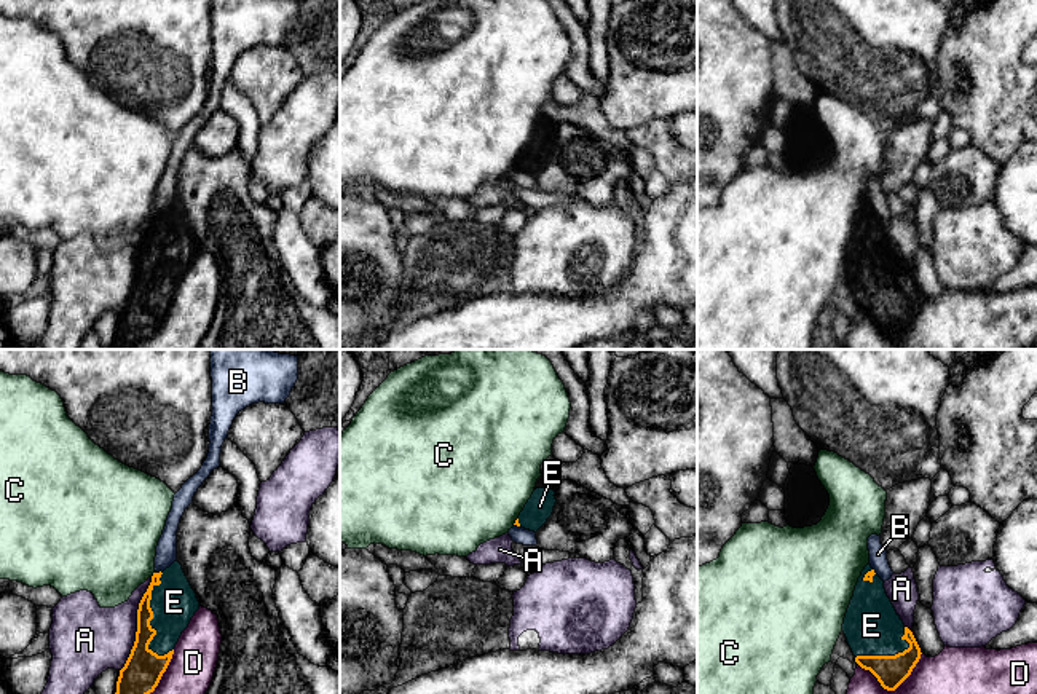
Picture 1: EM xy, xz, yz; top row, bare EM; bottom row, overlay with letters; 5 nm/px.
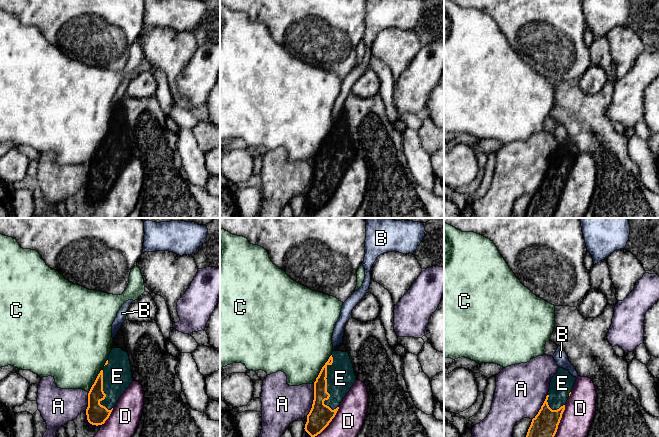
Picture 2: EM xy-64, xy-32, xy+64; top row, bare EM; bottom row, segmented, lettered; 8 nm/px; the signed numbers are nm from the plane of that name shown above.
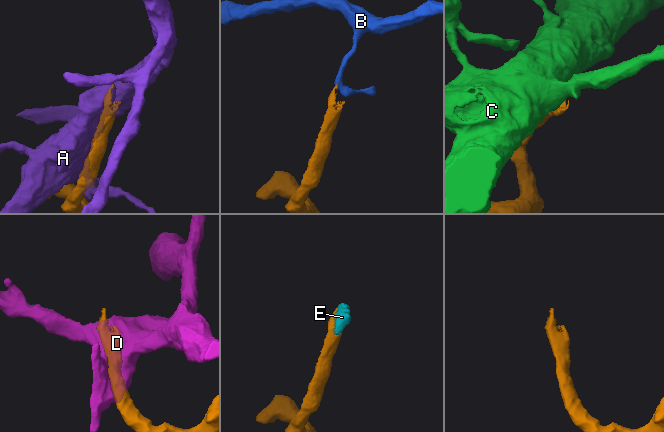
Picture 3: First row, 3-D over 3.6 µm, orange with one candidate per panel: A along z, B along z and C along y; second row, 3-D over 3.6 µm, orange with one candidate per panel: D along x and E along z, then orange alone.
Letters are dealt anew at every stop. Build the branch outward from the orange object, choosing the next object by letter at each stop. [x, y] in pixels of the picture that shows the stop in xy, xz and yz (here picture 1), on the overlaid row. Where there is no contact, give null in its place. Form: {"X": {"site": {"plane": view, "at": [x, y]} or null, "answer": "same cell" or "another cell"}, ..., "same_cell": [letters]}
{"A": {"site": {"plane": "xy", "at": [138, 624]}, "answer": "another cell"}, "B": {"site": {"plane": "xy", "at": [160, 571]}, "answer": "another cell"}, "C": {"site": {"plane": "xy", "at": [153, 575]}, "answer": "another cell"}, "D": {"site": {"plane": "yz", "at": [892, 690]}, "answer": "another cell"}, "E": {"site": {"plane": "xy", "at": [152, 615]}, "answer": "same cell"}, "same_cell": ["E"]}

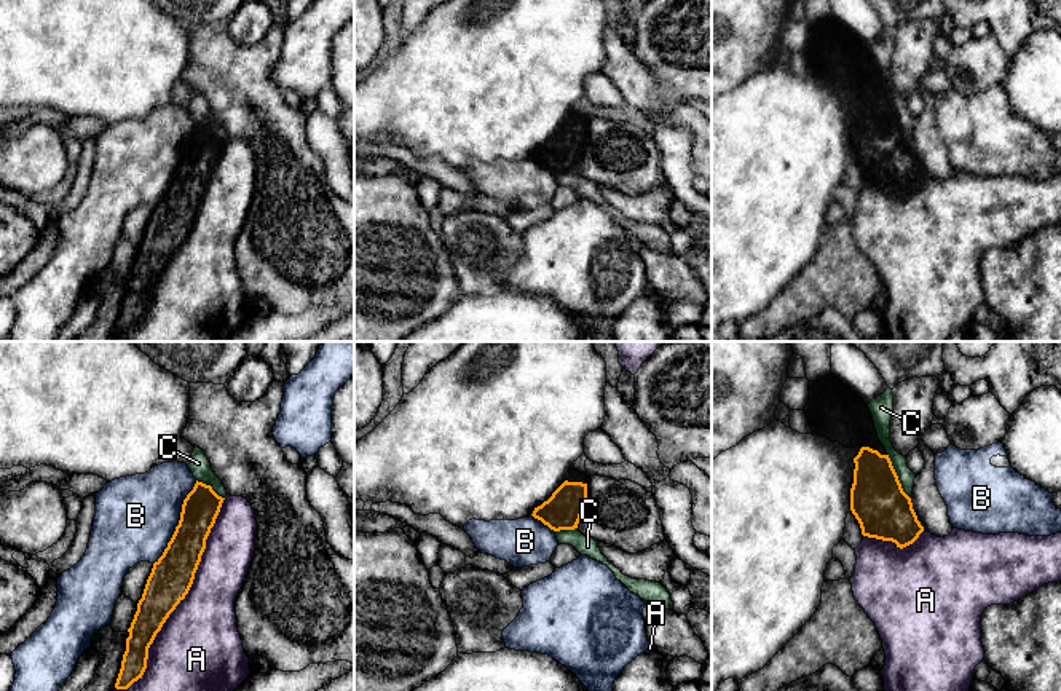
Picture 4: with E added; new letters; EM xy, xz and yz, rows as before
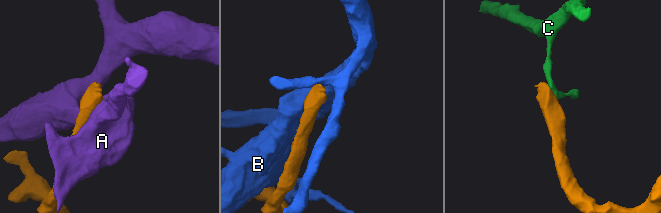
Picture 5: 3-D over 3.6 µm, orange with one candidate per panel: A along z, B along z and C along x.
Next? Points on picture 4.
{"A": {"site": {"plane": "xy", "at": [184, 597]}, "answer": "another cell"}, "B": {"site": {"plane": "xy", "at": [179, 522]}, "answer": "another cell"}, "C": {"site": {"plane": "yz", "at": [897, 476]}, "answer": "another cell"}, "same_cell": []}

